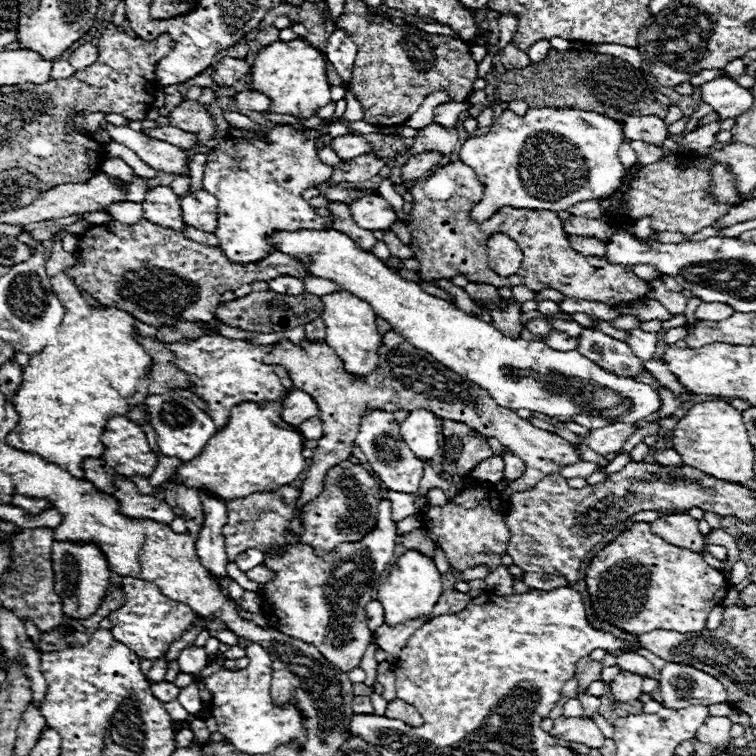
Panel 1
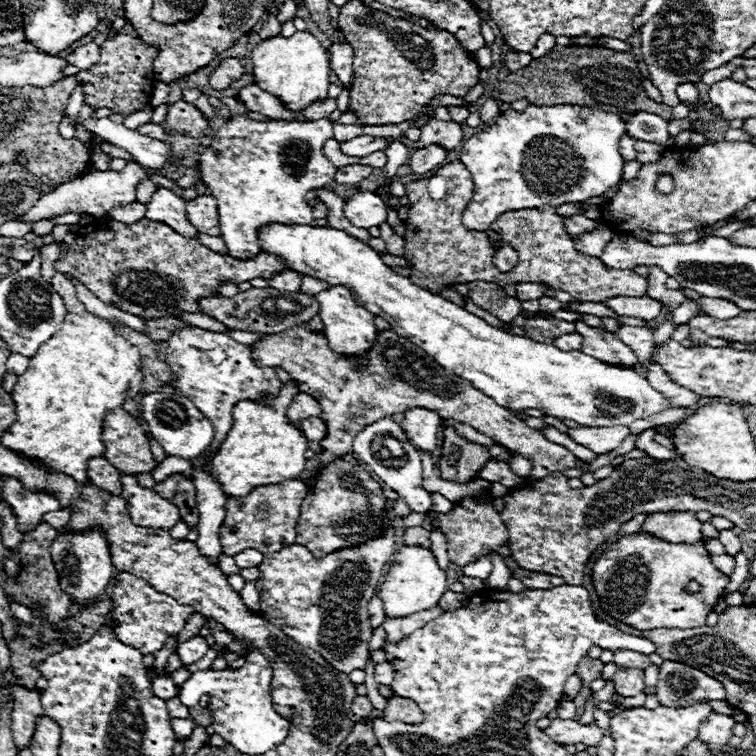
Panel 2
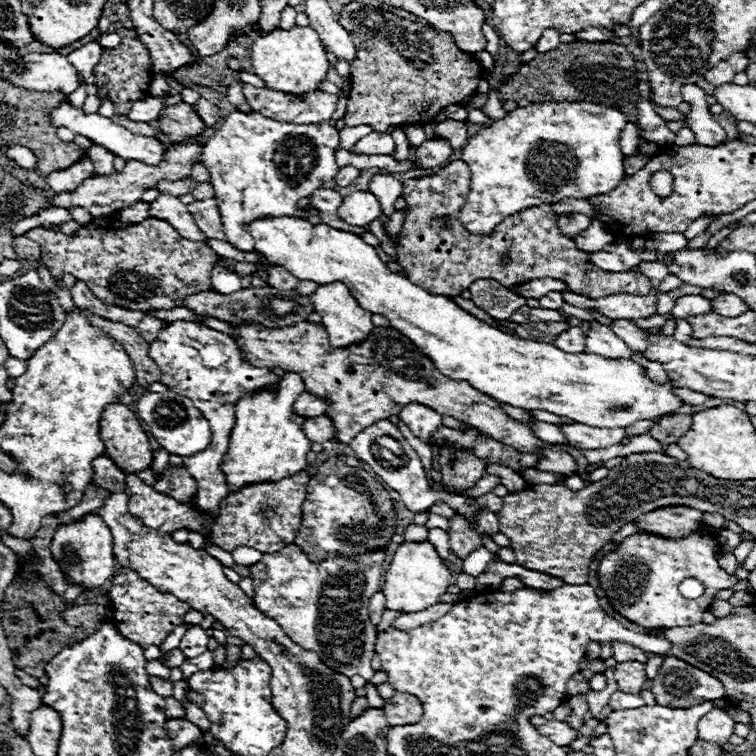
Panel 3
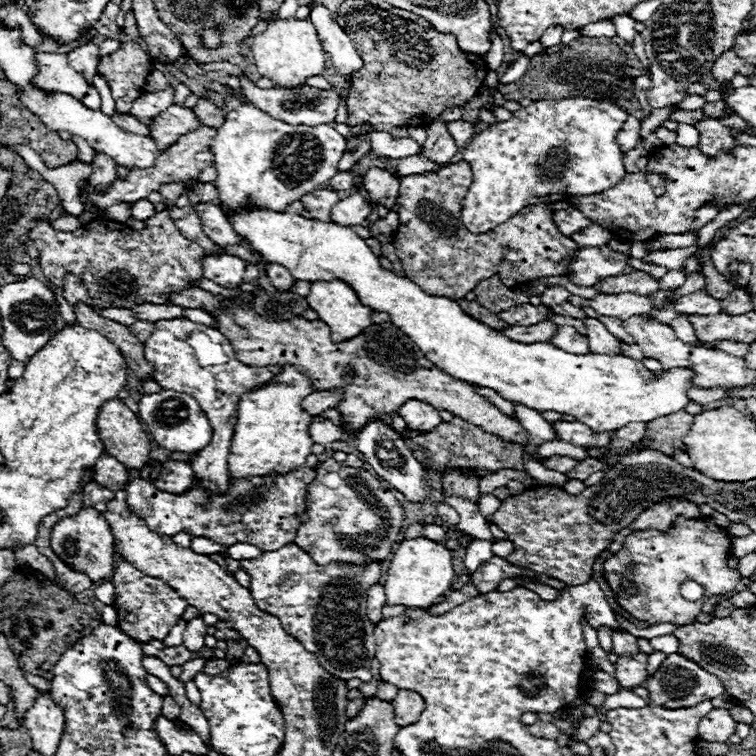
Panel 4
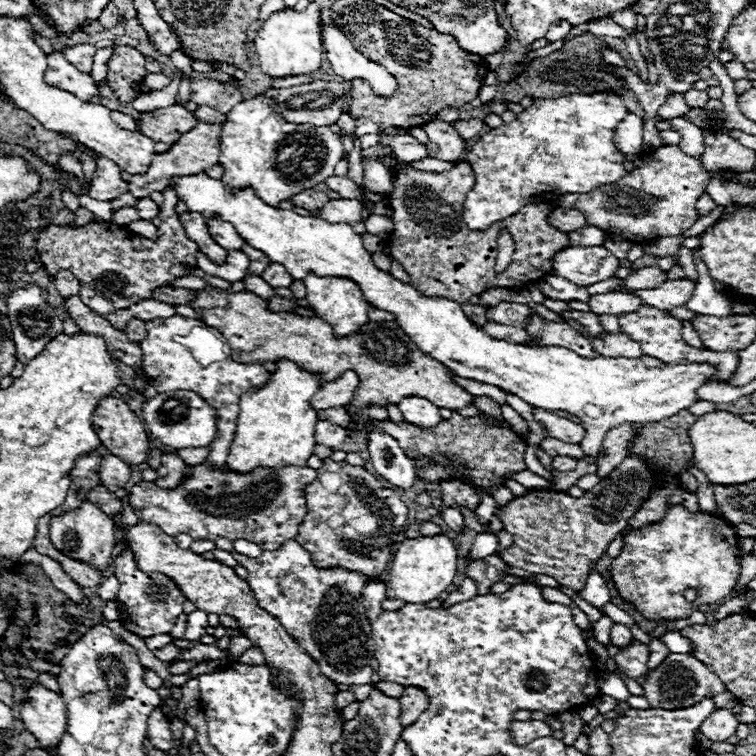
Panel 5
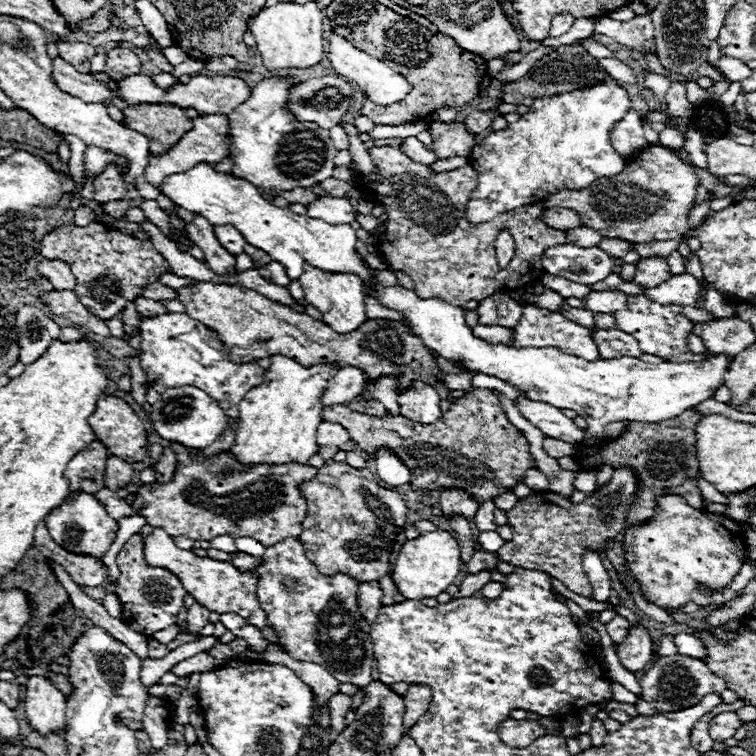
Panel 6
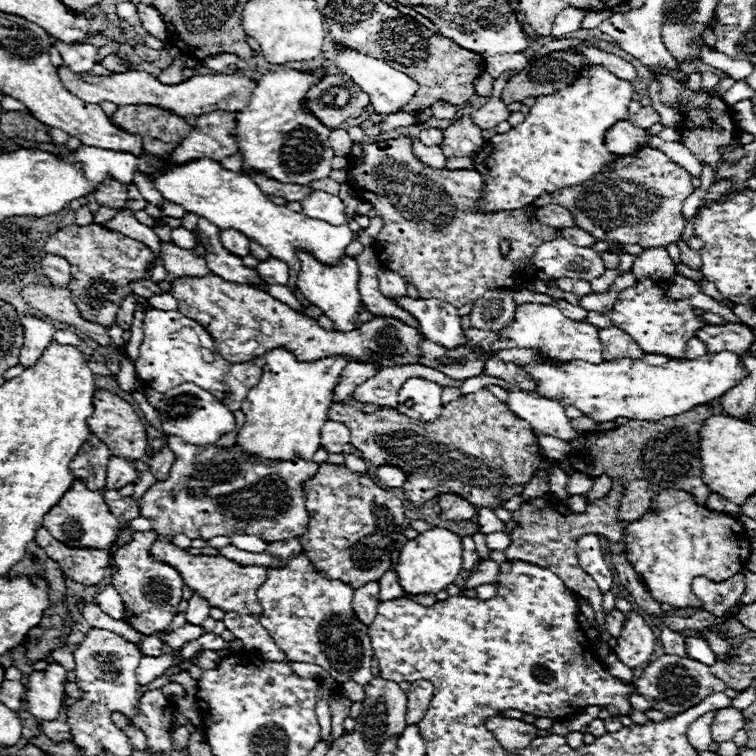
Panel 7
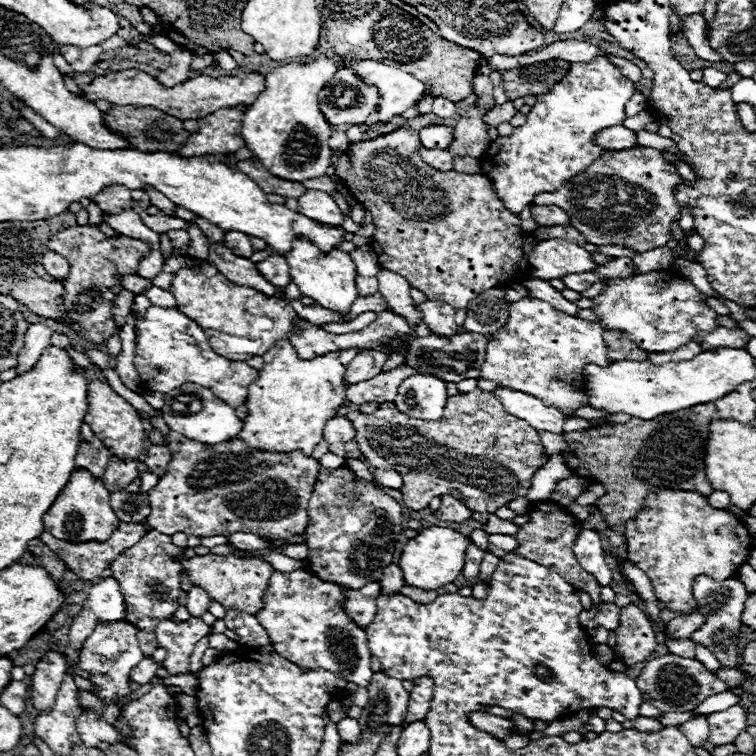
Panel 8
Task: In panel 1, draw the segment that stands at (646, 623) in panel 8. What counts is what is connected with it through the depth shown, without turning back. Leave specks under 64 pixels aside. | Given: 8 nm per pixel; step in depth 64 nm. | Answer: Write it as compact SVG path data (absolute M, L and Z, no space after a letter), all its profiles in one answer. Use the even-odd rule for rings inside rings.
M622 670L612 682L608 682L608 692L616 702L634 702L642 694L642 678Z

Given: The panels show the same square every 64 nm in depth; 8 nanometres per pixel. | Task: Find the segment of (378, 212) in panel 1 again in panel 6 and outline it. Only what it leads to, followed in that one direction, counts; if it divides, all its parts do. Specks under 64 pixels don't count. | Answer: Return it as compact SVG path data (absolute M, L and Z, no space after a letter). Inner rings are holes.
M320 196L312 206L308 206L308 216L328 220L328 224L350 224L356 220L356 208L348 200Z

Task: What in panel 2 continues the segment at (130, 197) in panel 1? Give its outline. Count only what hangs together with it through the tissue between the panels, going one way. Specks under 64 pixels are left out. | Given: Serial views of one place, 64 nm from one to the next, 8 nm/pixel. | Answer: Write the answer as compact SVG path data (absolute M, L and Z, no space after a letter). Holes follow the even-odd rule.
M141 181L136 188L136 201L147 204L156 190L157 186L152 181Z

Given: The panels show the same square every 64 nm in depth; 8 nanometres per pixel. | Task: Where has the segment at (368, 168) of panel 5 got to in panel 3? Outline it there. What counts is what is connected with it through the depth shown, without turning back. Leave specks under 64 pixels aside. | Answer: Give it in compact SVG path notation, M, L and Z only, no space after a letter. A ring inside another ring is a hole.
M376 174L370 180L370 188L368 190L380 200L382 212L386 216L392 216L396 212L394 202L402 196L402 182L400 180L392 178L390 174Z

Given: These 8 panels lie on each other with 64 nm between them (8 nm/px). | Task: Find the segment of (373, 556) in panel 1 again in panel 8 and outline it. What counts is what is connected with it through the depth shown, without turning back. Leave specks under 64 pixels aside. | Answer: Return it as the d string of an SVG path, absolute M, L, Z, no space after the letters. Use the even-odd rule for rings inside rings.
M300 568L294 572L272 572L272 578L268 582L268 588L264 590L264 606L262 612L256 614L258 622L266 628L268 636L274 642L274 648L280 656L288 658L290 662L306 668L324 668L334 674L342 674L346 682L354 682L358 686L368 686L372 678L372 668L370 668L370 650L368 650L368 636L364 628L354 624L346 612L344 612L344 598L346 590L340 584L334 582L324 582L320 580L312 570Z

